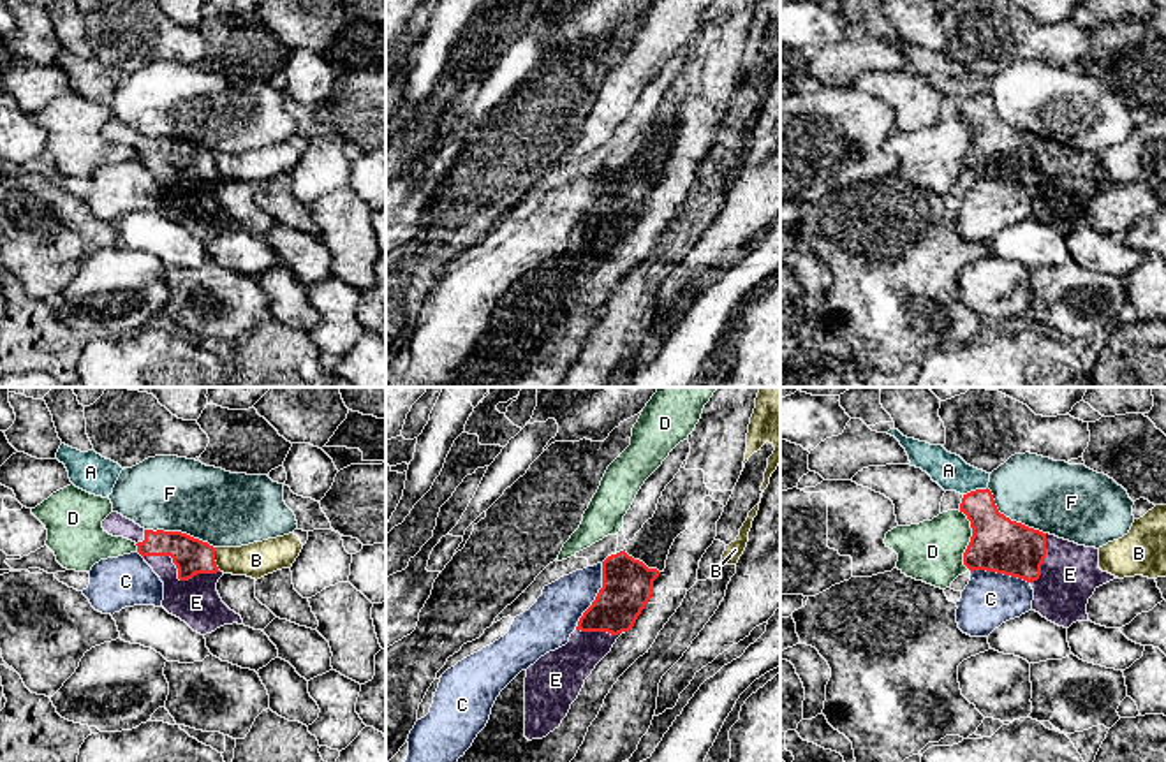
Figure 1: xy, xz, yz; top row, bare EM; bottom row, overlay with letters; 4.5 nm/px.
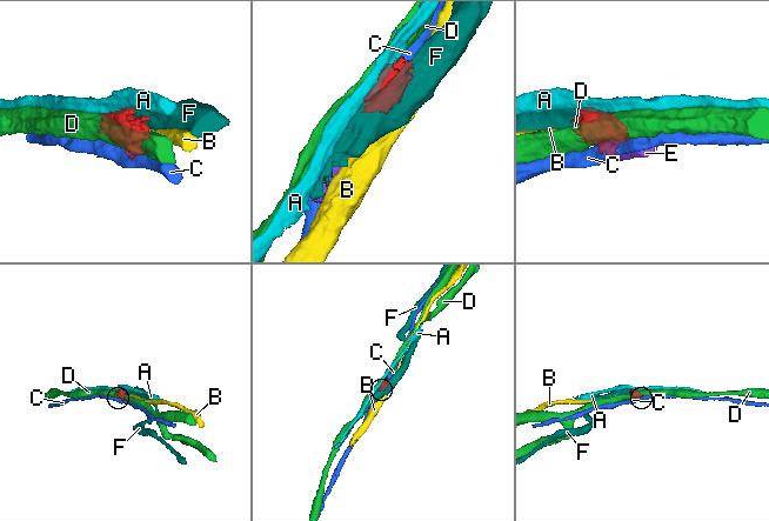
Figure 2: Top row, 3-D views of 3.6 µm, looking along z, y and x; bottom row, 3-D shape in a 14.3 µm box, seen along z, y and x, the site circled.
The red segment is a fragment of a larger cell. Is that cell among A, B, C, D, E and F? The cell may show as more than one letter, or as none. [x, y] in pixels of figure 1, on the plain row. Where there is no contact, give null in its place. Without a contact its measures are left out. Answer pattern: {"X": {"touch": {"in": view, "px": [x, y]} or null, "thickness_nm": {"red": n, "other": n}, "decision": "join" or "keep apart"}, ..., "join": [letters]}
{"A": {"touch": {"in": "yz", "px": [976, 95]}, "thickness_nm": {"red": 220, "other": 160}, "decision": "keep apart"}, "B": {"touch": {"in": "xy", "px": [214, 166]}, "thickness_nm": {"red": 170, "other": 160}, "decision": "keep apart"}, "C": {"touch": {"in": "xz", "px": [596, 203]}, "thickness_nm": {"red": 240, "other": 220}, "decision": "keep apart"}, "D": {"touch": {"in": "yz", "px": [971, 146]}, "thickness_nm": {"red": 260, "other": 280}, "decision": "keep apart"}, "E": {"touch": {"in": "xy", "px": [178, 180]}, "thickness_nm": {"red": 170, "other": 200}, "decision": "join"}, "F": {"touch": {"in": "xy", "px": [180, 138]}, "thickness_nm": {"red": 170, "other": 340}, "decision": "keep apart"}, "join": ["E"]}

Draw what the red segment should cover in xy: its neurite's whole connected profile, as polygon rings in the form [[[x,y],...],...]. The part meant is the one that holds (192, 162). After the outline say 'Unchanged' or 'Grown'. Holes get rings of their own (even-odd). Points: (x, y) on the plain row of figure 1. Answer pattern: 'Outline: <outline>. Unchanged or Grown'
Outline: [[[111,118],[102,134],[137,151],[137,158],[164,188],[162,213],[194,238],[206,241],[224,231],[243,231],[217,197],[224,181],[215,167],[217,153],[181,137],[144,136],[118,118]]]. Grown

